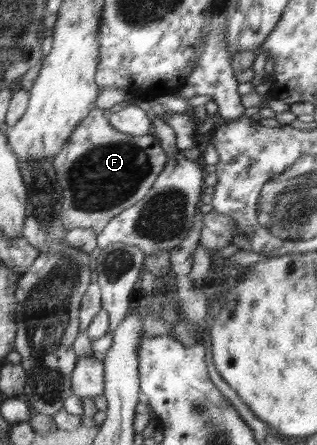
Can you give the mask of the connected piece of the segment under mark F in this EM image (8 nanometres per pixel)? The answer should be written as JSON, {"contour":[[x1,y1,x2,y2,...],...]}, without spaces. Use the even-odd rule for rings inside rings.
{"contour":[[93,108,52,159,64,197,60,220,67,232,85,227,99,235,111,219,144,197,167,163,168,156,154,133,140,136,113,129,109,116,114,111]]}

